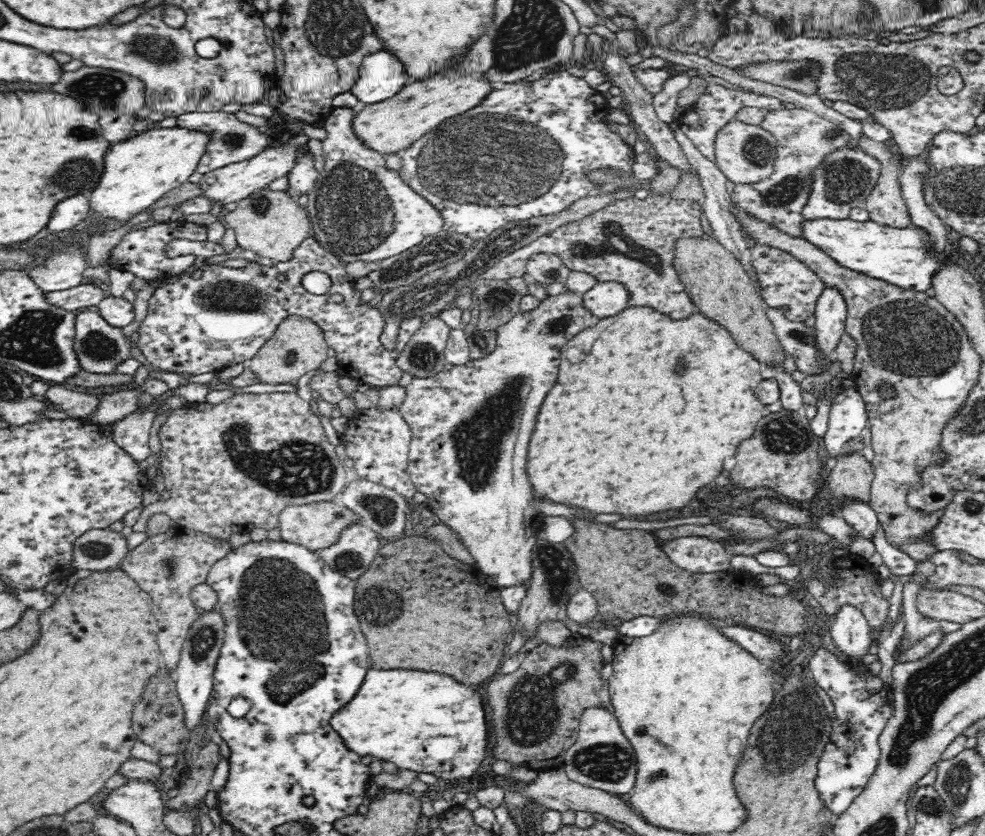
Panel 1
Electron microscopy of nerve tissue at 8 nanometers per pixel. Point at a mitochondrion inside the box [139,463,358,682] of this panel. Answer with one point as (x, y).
(202, 644)

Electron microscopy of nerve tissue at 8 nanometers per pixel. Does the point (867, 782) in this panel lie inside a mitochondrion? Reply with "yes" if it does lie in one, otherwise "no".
no

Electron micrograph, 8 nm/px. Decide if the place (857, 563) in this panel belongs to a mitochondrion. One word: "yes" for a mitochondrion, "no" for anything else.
no

